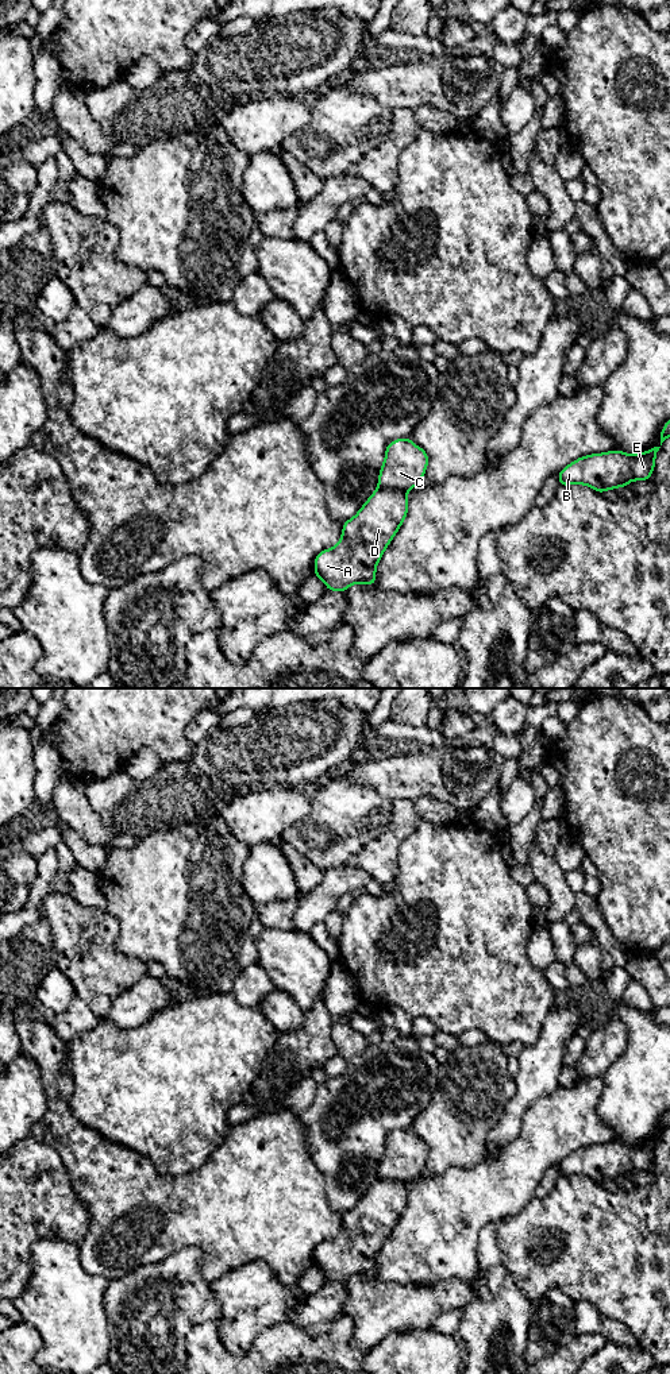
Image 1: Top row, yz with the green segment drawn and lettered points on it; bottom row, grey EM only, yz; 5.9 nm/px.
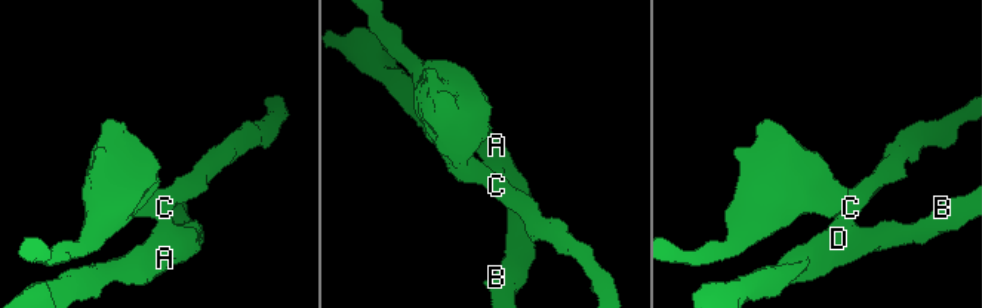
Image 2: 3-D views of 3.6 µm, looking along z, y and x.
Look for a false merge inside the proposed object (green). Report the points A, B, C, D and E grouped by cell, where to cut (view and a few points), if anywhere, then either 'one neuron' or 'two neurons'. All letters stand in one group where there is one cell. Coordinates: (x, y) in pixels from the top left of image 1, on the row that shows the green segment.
A B D E / C; cut in yz along (378, 486), (399, 489), (405, 493); two neurons

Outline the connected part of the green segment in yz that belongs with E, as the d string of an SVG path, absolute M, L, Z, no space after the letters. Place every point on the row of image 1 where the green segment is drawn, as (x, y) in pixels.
M659 448L638 455L613 449L578 458L558 472L559 485L585 485L602 494L605 490L627 487L632 480L648 480Z

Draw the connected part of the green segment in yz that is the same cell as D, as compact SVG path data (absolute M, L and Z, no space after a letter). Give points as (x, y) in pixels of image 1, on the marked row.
M377 487L359 512L343 522L342 537L330 549L317 553L313 567L315 576L321 579L328 591L343 591L355 583L371 586L377 580L376 566L390 544L408 513L405 491Z

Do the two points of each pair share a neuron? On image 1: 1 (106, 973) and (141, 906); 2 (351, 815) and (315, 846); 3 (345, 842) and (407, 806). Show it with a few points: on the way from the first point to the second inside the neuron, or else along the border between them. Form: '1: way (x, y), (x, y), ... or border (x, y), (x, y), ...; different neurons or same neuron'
1: border (116, 919), (116, 948), (146, 961); different neurons
2: way (342, 823), (328, 837), (324, 837); same neuron
3: border (392, 803), (388, 828), (372, 841); different neurons

